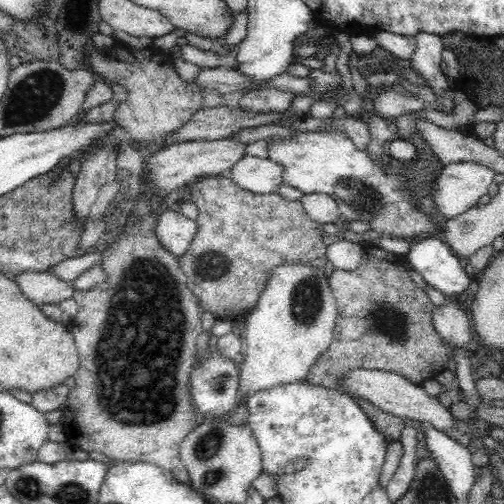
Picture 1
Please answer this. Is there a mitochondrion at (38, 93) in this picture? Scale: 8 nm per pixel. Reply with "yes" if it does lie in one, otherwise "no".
yes

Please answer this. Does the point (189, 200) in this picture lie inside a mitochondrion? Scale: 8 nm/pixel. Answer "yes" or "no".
no

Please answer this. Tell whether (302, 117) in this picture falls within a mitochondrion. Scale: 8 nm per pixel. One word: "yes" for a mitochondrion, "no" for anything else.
no

